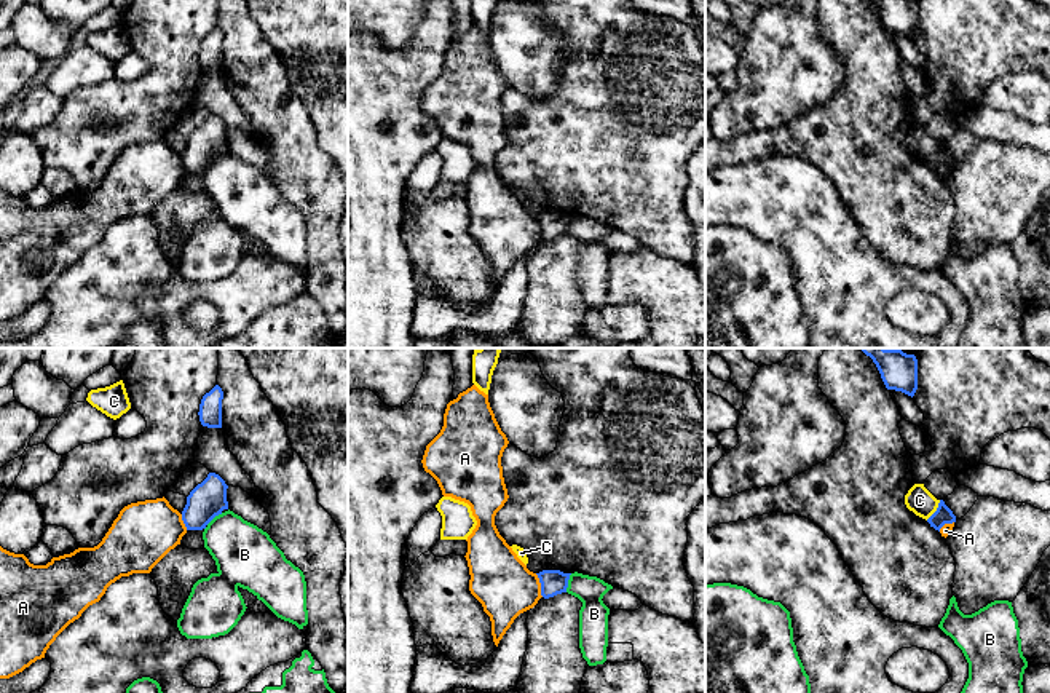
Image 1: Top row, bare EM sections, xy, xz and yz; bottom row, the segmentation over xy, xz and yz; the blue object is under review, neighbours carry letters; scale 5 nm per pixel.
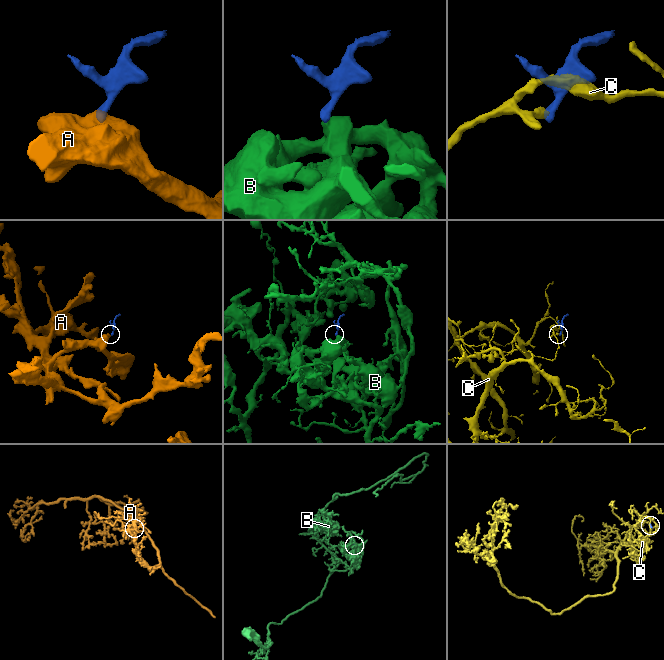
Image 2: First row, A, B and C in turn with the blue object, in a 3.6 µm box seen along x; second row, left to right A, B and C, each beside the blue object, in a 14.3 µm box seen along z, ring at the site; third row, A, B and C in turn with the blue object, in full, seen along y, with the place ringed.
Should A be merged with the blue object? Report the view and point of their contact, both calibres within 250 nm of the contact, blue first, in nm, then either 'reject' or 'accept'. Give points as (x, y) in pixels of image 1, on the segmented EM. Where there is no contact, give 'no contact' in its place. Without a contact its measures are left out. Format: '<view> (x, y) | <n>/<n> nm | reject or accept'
xz (541, 585) | 130/300 nm | reject

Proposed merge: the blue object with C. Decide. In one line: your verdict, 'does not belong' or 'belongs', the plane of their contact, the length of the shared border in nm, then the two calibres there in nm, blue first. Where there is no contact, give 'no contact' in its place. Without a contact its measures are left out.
does not belong | yz | 130 nm | 90/140 nm

